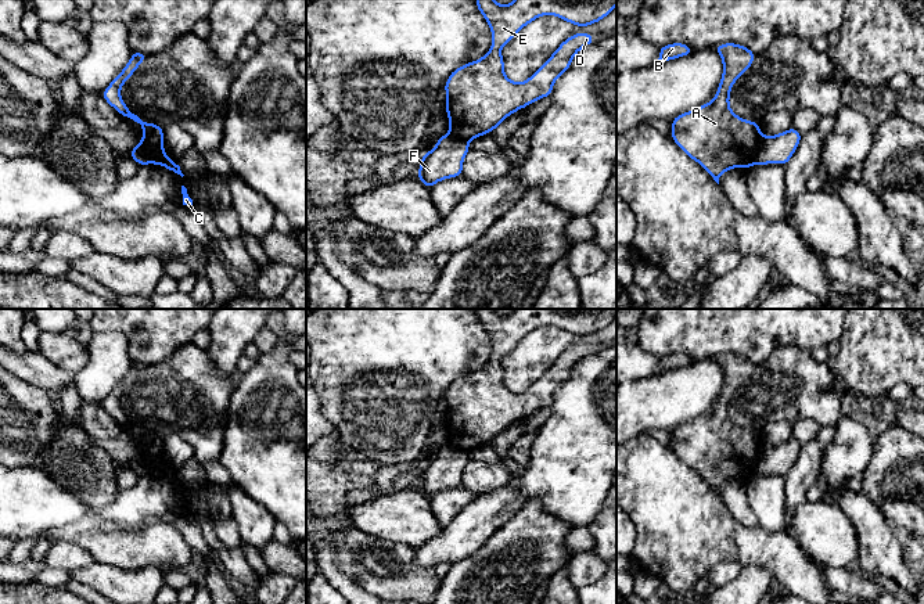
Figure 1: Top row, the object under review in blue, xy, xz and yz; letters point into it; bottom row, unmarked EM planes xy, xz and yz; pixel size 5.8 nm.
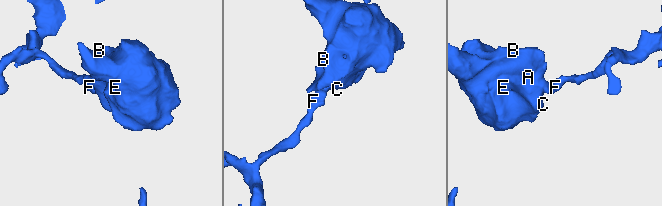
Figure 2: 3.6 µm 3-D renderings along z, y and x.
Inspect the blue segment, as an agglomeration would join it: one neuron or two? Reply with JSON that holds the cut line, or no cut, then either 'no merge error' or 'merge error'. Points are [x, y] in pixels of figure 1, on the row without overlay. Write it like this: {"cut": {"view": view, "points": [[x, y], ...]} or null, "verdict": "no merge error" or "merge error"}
{"cut": {"view": "yz", "points": [[761, 445], [754, 473]]}, "verdict": "merge error"}

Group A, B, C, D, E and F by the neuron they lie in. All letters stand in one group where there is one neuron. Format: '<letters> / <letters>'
A B C D E / F

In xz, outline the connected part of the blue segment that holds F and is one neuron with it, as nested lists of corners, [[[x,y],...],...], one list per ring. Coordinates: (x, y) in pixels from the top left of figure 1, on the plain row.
[[[450,445],[441,446],[436,456],[423,465],[417,488],[431,499],[441,490],[461,486],[468,461],[468,452]]]

